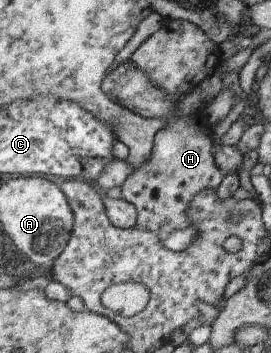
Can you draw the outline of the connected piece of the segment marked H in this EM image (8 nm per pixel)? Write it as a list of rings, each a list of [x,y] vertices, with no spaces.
[[[195,113],[184,119],[167,118],[167,125],[156,137],[150,161],[140,171],[131,173],[122,187],[122,197],[136,207],[138,226],[158,233],[162,239],[174,231],[192,226],[188,217],[190,203],[204,189],[219,191],[223,175],[212,155],[212,139],[202,133]]]

